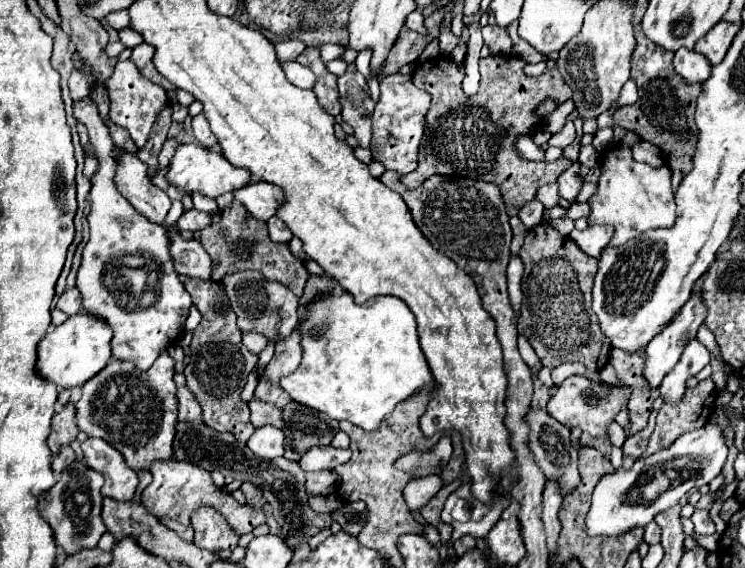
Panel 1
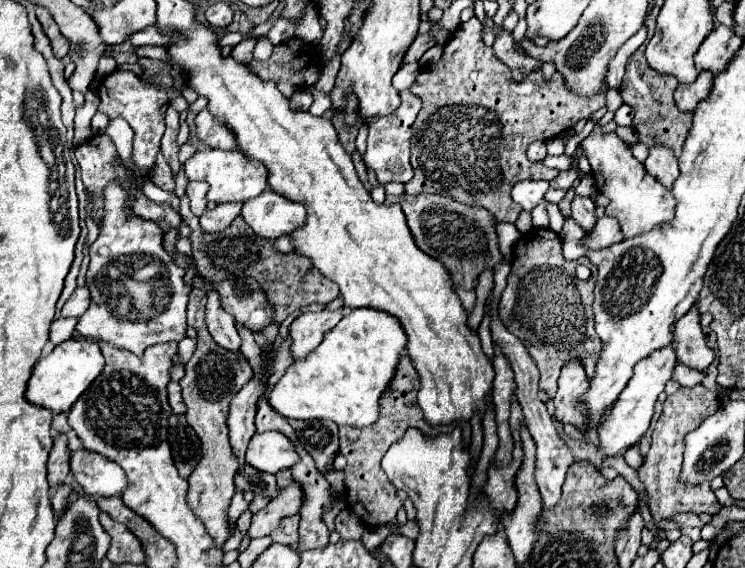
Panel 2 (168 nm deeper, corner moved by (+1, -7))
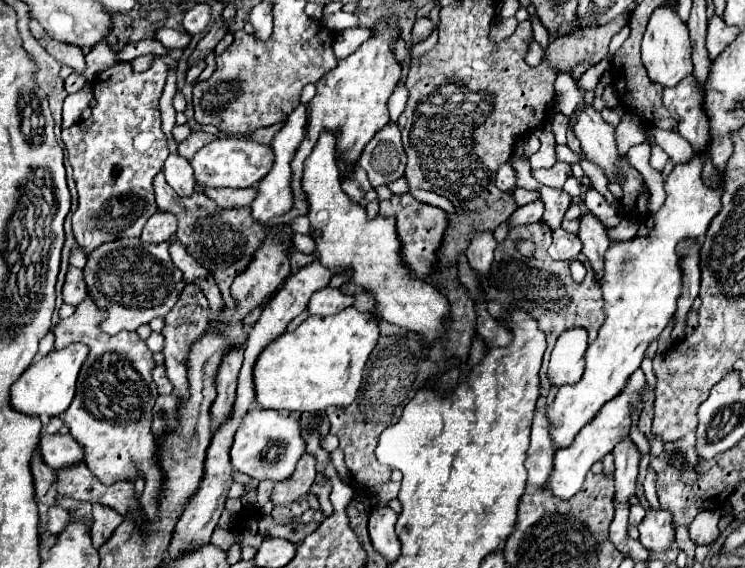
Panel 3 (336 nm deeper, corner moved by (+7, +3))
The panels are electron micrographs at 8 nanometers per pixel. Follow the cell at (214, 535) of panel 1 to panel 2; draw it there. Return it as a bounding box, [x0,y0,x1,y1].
[179,288,253,546]

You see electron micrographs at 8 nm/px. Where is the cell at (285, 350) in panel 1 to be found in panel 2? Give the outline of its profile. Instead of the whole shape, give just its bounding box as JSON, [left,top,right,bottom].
[289,310,343,360]

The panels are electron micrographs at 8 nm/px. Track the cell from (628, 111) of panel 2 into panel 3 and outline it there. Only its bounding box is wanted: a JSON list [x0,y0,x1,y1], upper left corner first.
[645,128,693,164]

